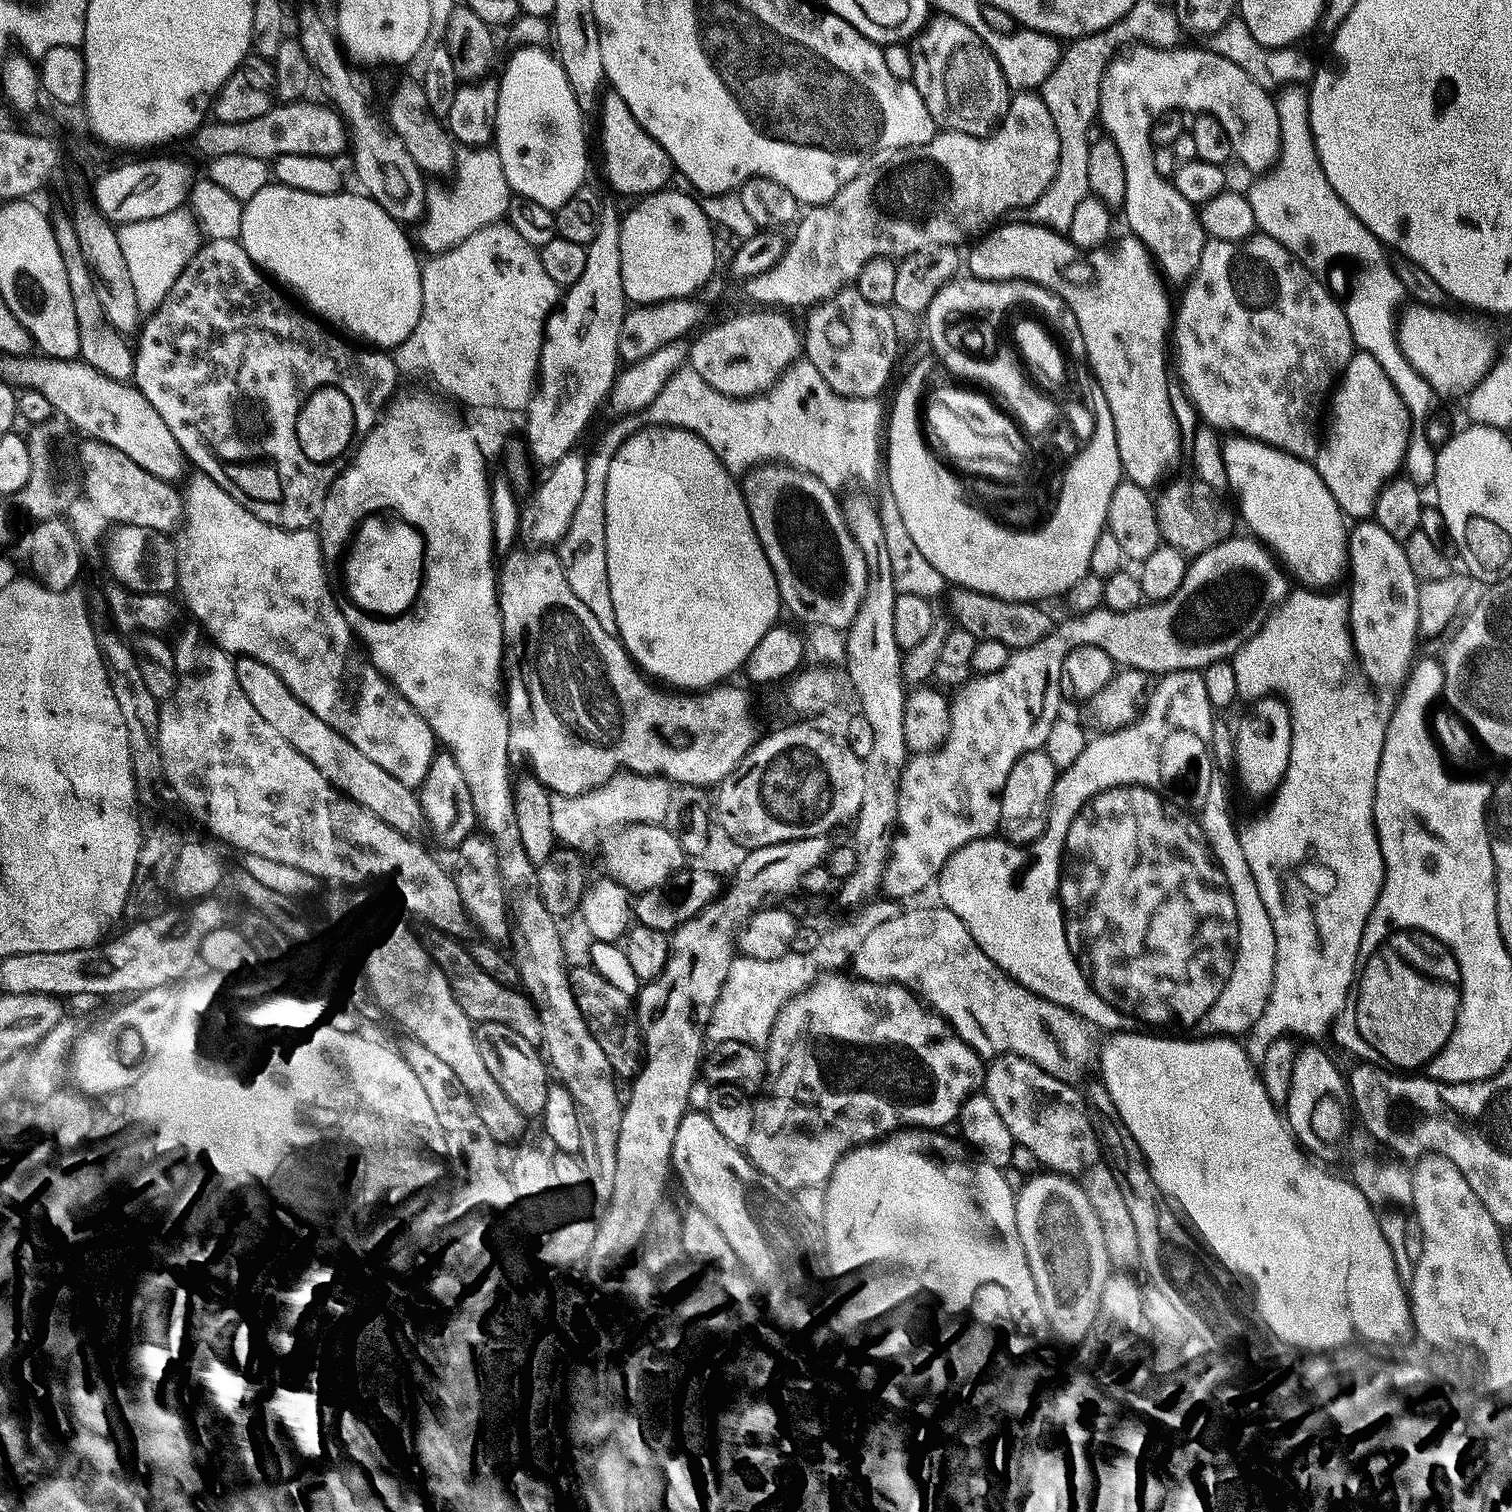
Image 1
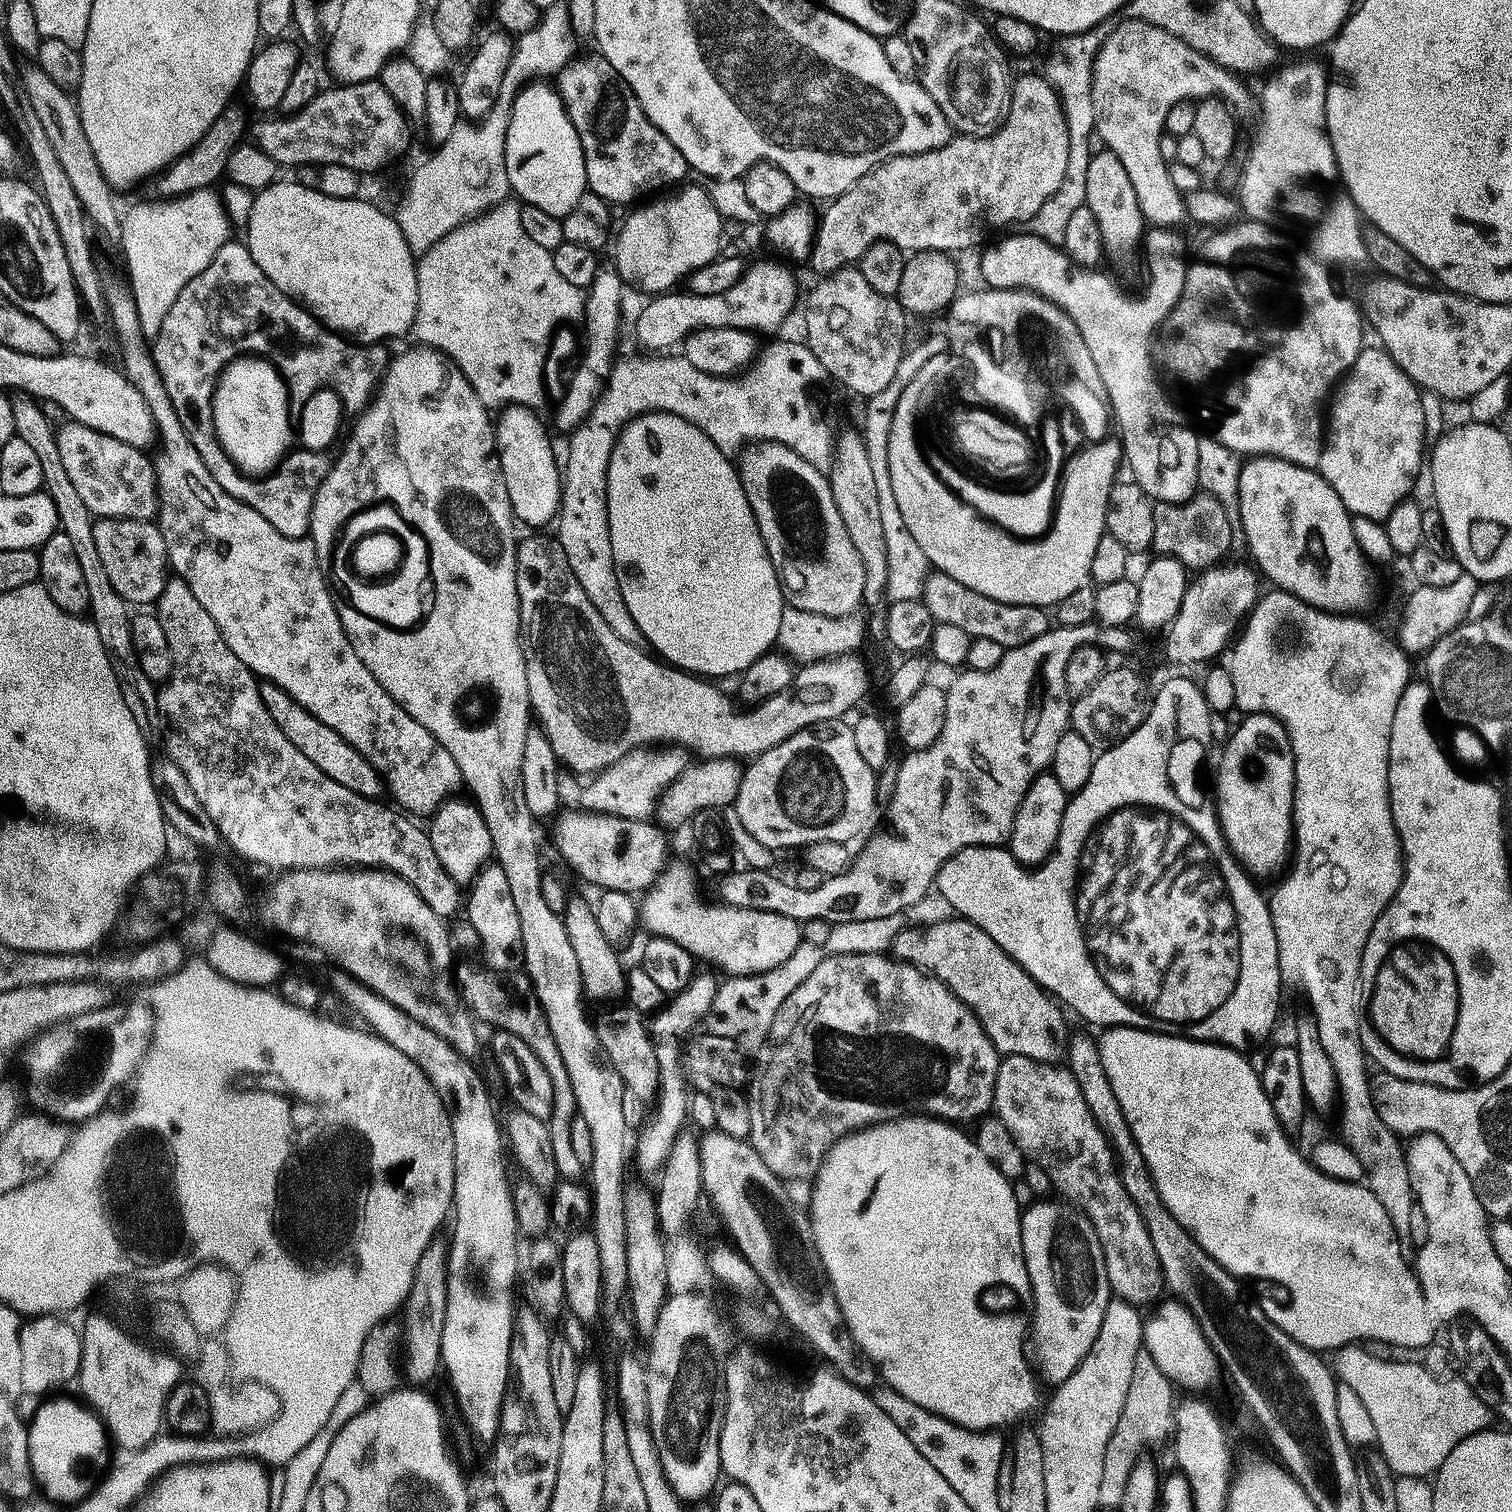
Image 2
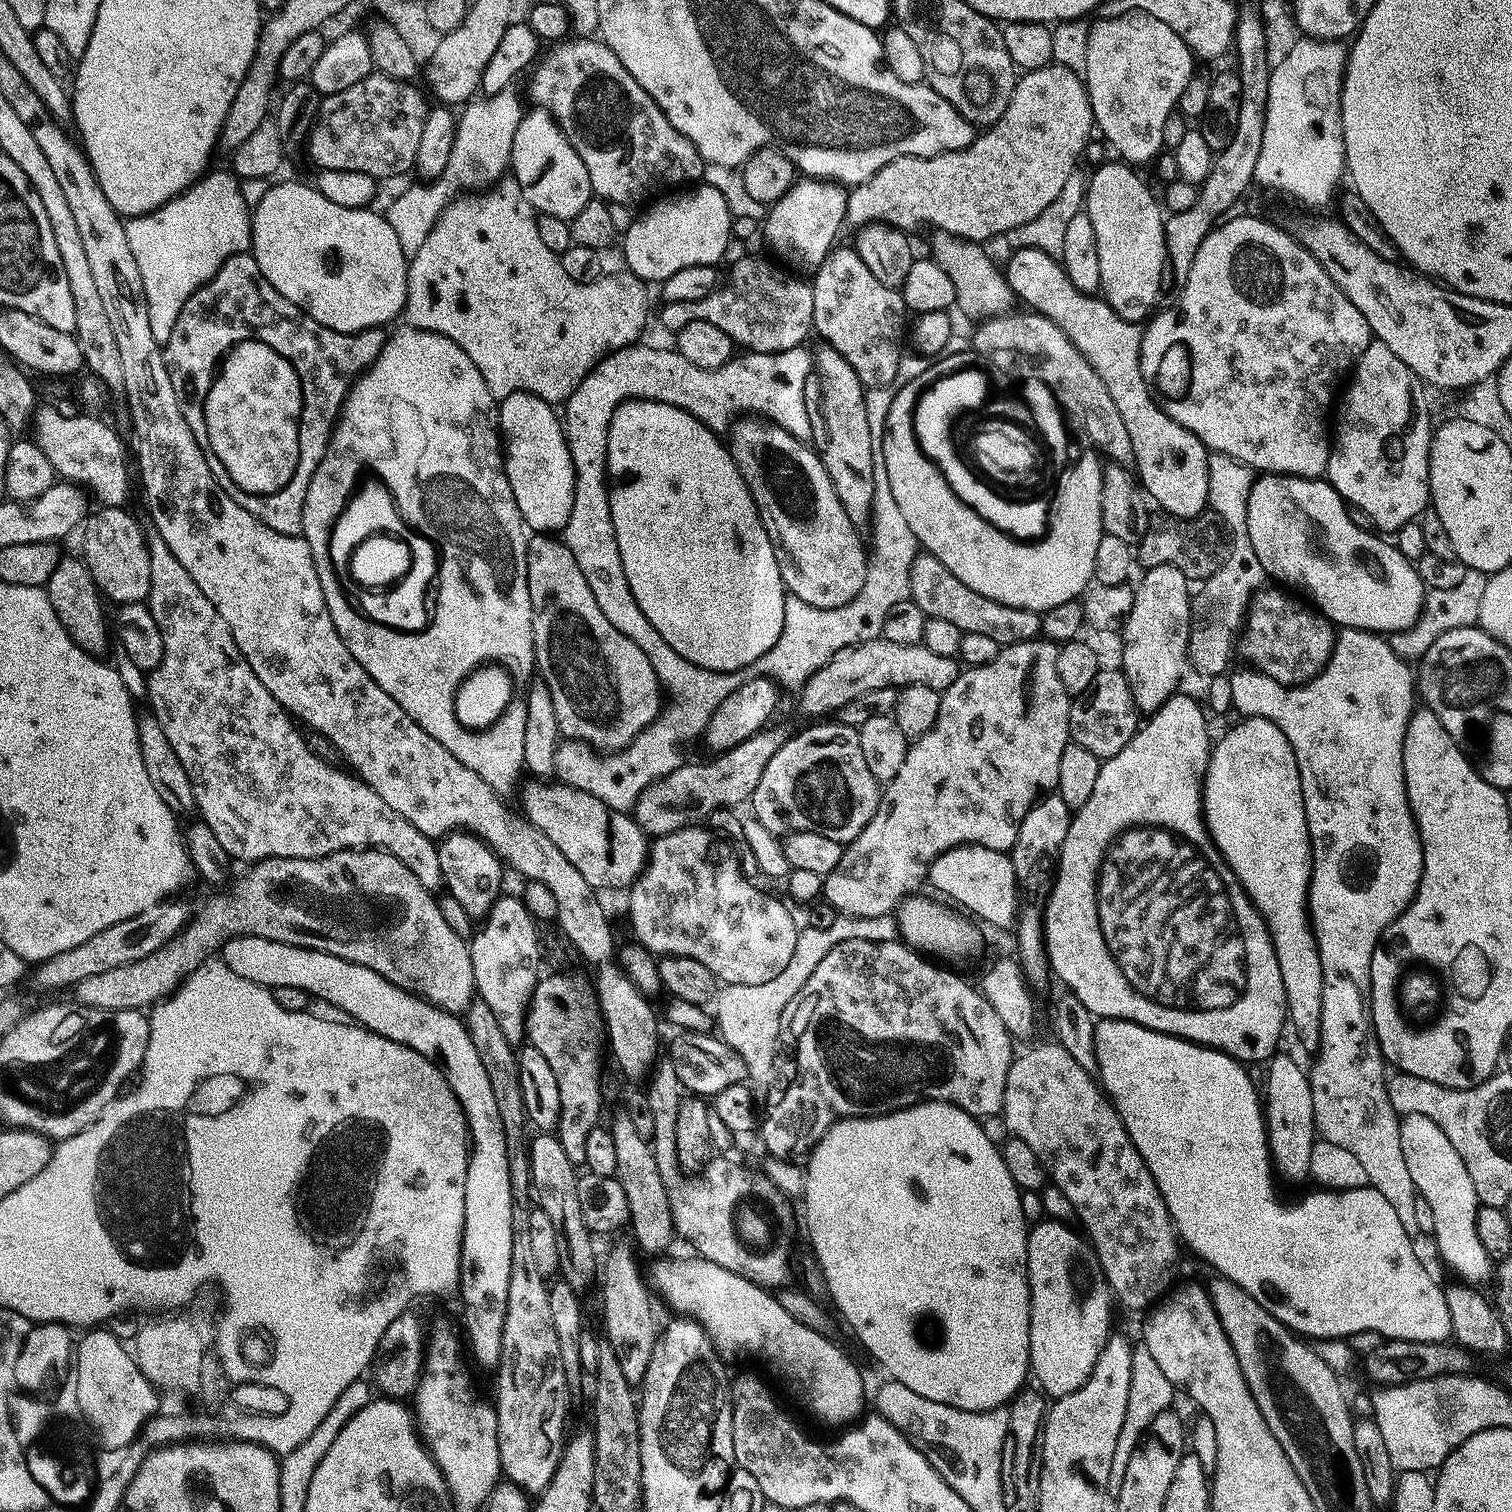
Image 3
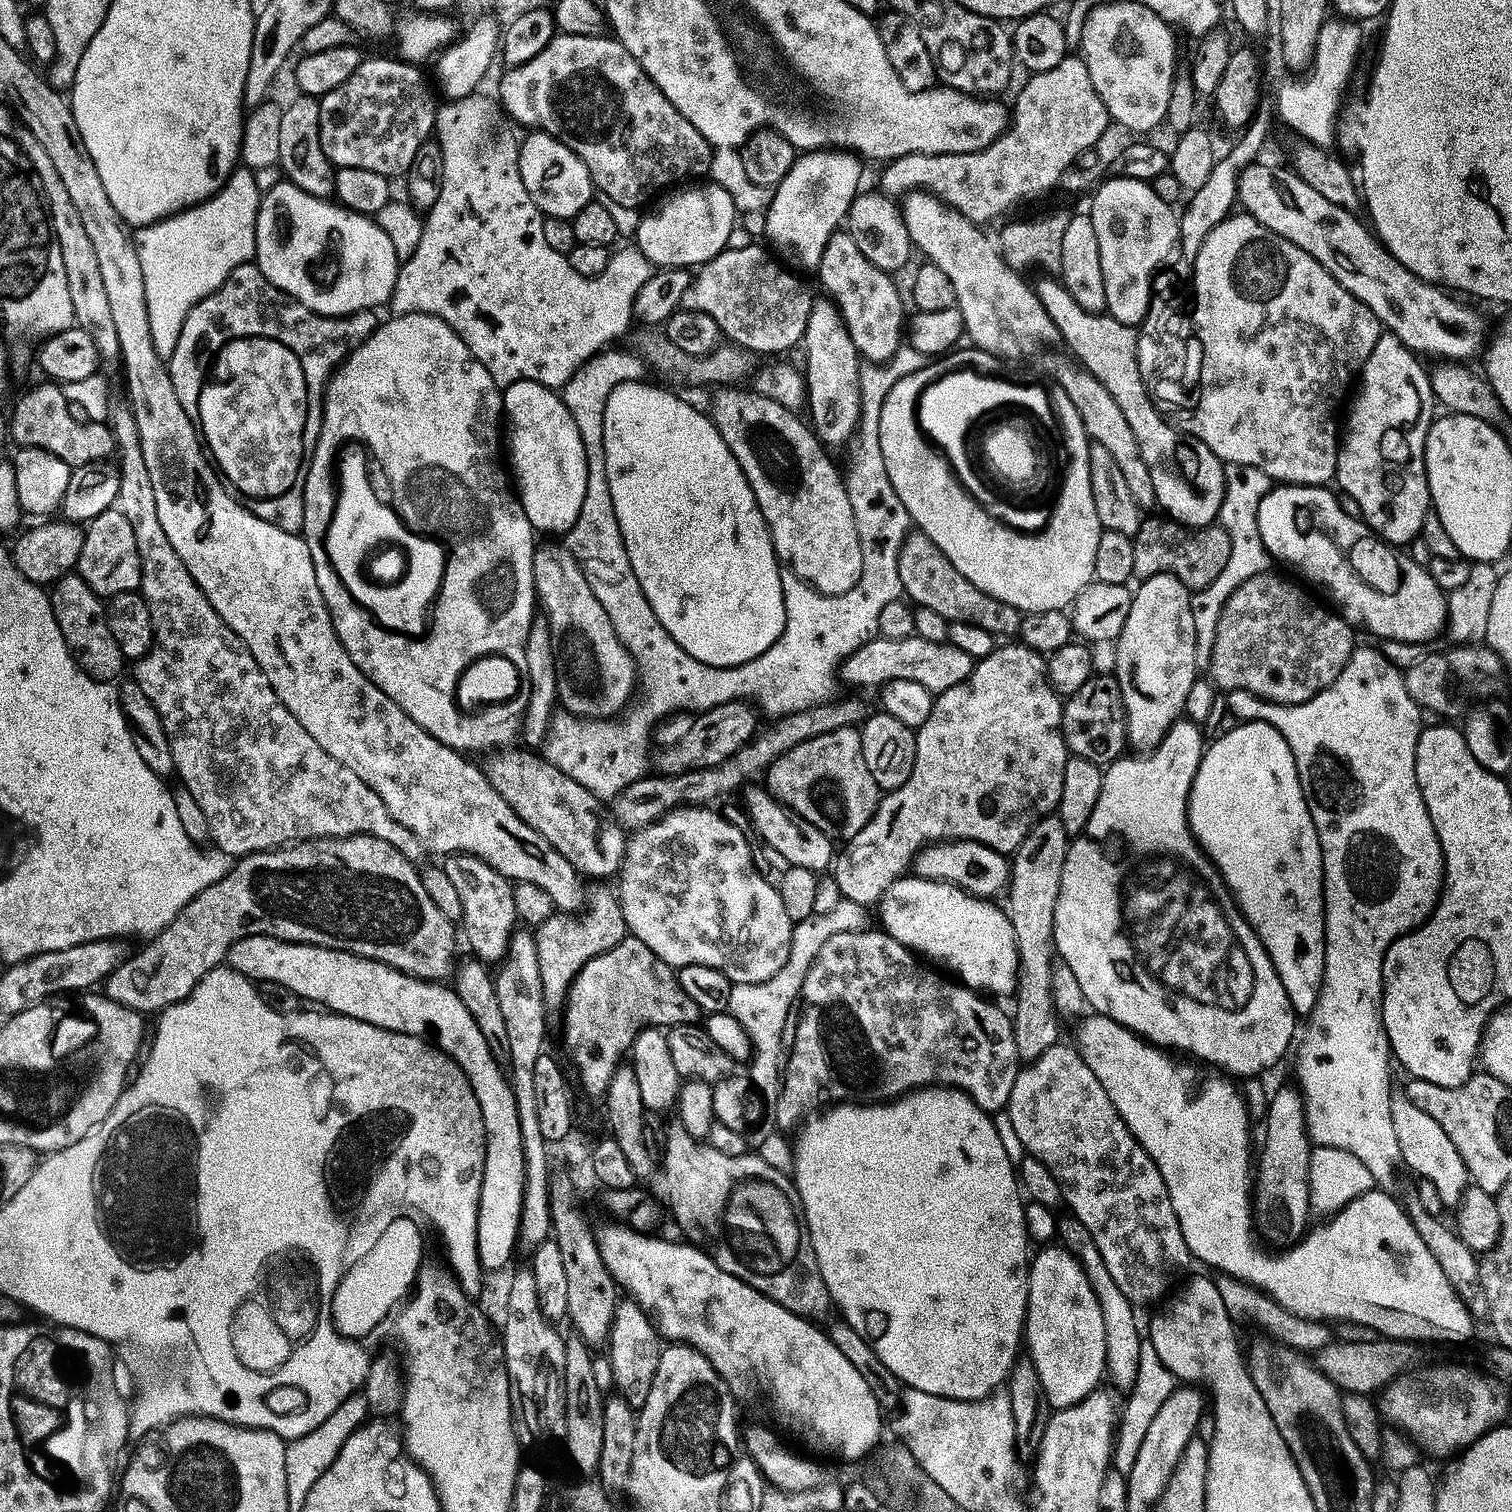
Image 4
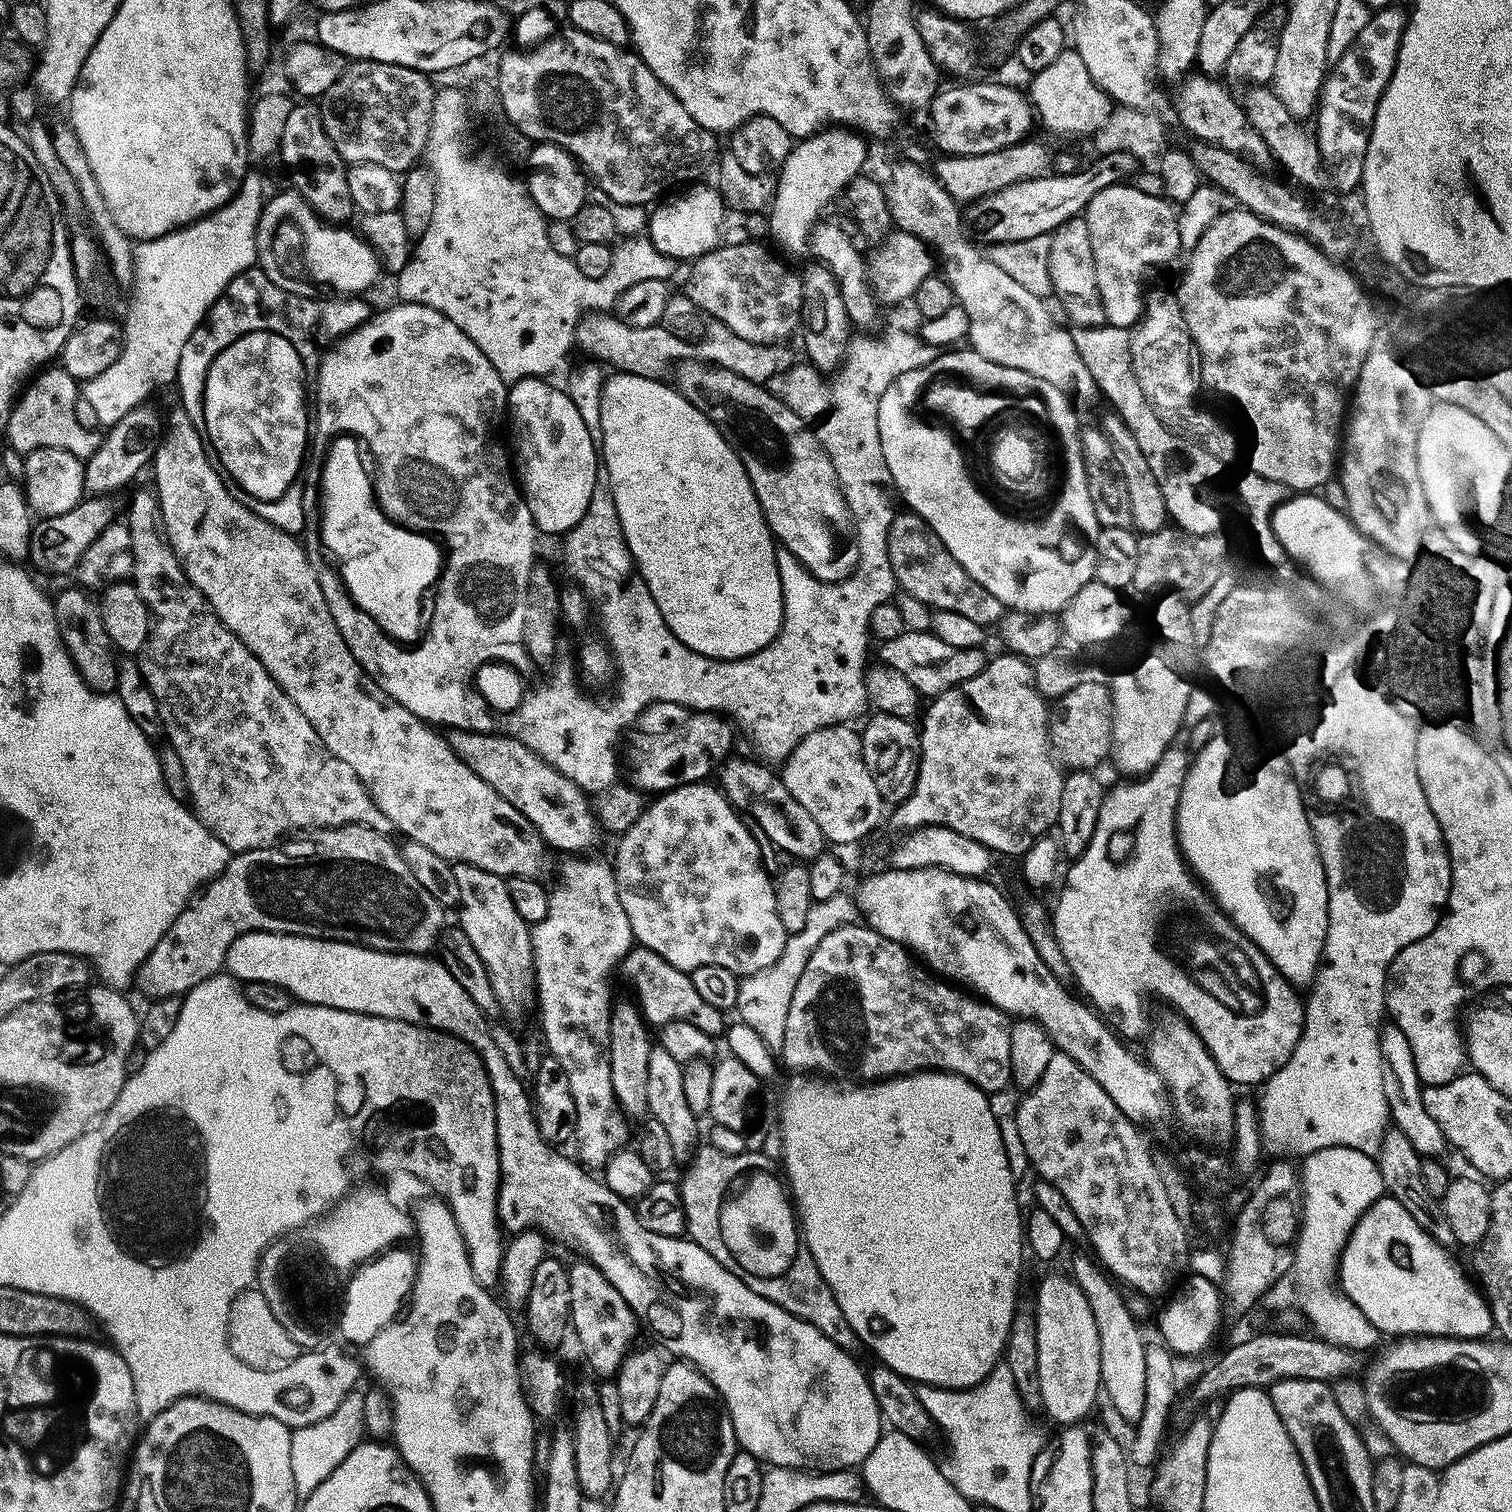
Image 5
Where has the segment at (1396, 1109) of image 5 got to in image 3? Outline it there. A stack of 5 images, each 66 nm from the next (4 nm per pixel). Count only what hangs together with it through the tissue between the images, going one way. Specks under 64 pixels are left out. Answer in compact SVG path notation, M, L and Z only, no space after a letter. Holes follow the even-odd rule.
M1403 1117L1400 1133L1402 1154L1406 1158L1410 1178L1414 1178L1417 1193L1429 1202L1434 1214L1434 1241L1441 1258L1469 1285L1484 1286L1480 1284L1493 1279L1494 1261L1478 1236L1482 1205L1478 1190L1474 1190L1474 1178L1470 1178L1470 1170L1466 1170L1466 1162L1462 1162L1462 1154L1454 1150L1450 1138L1446 1138L1446 1134L1442 1134L1442 1129L1434 1126L1430 1118Z

